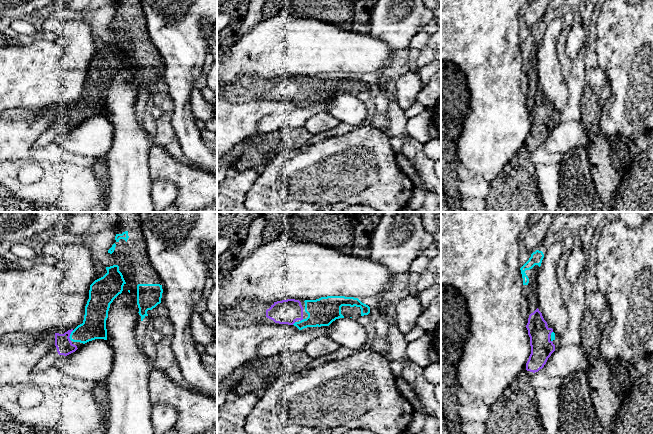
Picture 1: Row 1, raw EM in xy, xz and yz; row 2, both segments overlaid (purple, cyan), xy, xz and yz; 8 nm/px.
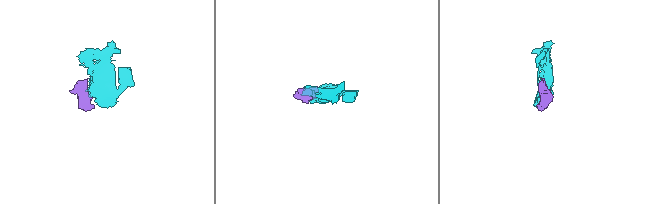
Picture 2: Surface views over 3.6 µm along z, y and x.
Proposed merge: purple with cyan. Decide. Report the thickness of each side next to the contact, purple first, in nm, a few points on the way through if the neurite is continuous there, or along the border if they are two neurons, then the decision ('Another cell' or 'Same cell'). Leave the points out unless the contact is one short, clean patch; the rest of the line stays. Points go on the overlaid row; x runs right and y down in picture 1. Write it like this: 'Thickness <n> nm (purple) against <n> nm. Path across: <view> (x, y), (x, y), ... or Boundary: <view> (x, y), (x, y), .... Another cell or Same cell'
Thickness 130 nm (purple) against 190 nm. Same cell

